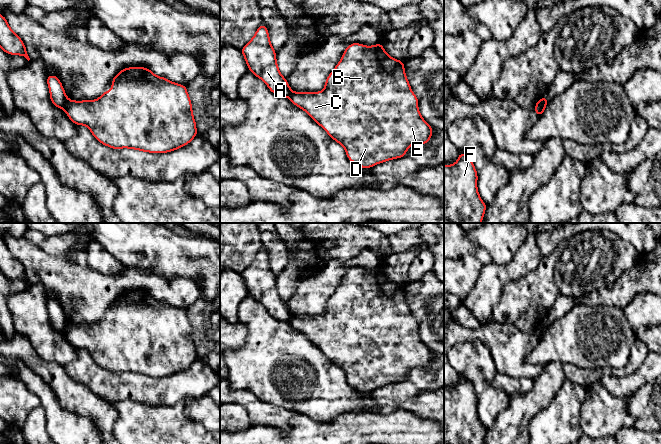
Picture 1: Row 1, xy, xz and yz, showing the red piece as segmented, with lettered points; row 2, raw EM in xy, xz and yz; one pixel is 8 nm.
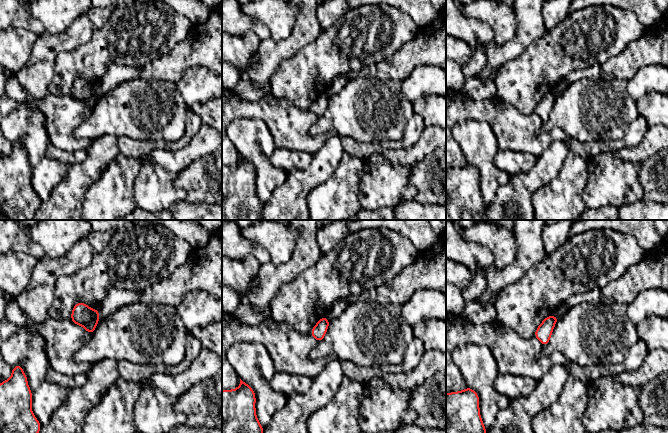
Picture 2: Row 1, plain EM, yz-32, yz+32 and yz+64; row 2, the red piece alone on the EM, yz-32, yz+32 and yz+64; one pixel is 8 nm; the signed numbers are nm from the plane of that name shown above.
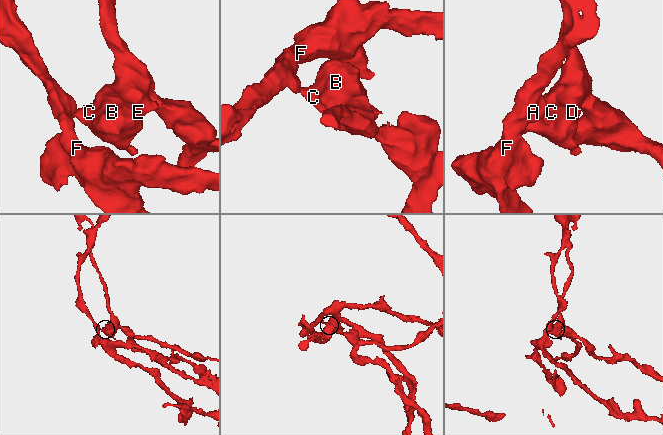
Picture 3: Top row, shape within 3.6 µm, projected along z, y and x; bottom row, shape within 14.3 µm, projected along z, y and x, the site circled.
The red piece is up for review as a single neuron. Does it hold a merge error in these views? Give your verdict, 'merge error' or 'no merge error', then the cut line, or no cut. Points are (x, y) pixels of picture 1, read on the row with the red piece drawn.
merge error; cut xy (68, 100), (64, 108)

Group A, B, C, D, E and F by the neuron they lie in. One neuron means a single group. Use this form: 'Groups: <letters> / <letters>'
Groups: A F / B C D E

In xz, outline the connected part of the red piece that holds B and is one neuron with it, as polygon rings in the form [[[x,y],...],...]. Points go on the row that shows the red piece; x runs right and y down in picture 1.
[[[380,42],[374,46],[350,44],[327,77],[323,91],[292,92],[290,100],[341,144],[348,159],[361,168],[371,168],[391,159],[405,157],[411,145],[428,143],[433,133],[432,127],[419,112],[418,98],[406,78],[404,62],[390,57]]]

